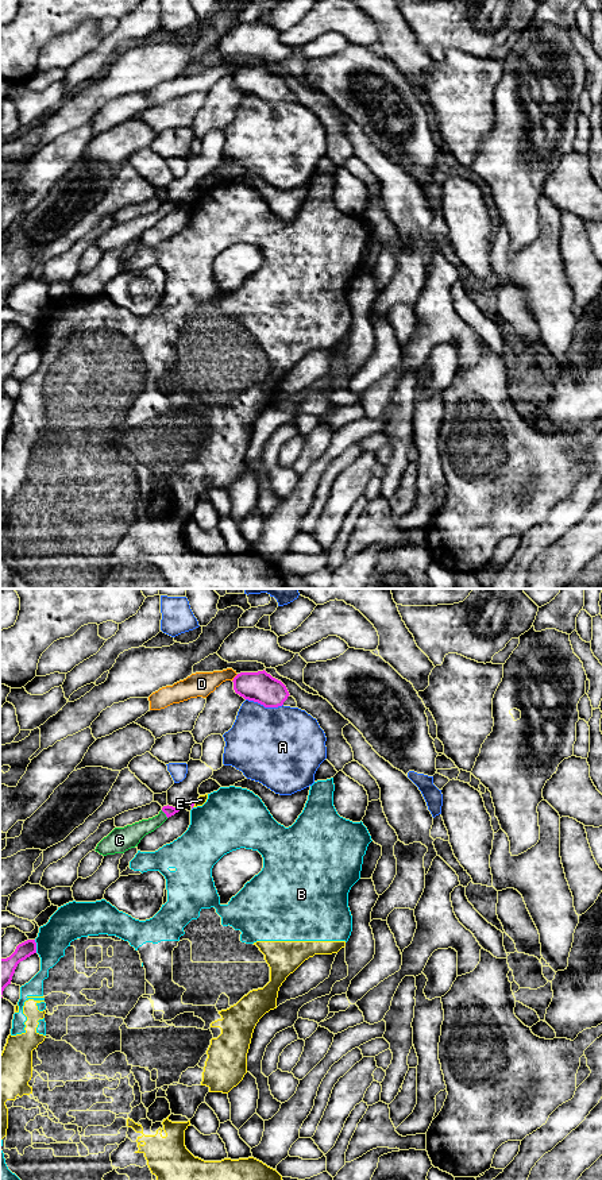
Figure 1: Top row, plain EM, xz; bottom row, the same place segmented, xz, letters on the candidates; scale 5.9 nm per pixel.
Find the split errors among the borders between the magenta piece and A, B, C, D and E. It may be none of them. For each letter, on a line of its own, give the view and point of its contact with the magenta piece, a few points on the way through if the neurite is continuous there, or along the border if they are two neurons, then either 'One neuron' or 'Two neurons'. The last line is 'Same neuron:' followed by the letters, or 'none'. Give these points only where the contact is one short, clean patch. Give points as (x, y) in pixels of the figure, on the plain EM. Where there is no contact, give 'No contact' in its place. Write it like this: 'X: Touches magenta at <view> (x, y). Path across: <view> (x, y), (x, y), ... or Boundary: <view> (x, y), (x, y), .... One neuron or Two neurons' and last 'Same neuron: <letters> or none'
A: Touches magenta at xz (265, 101). Two neurons
B: Touches magenta at xz (35, 342). Two neurons
C: Touches magenta at xz (165, 208). Path across: xz (169, 205), (165, 208), (157, 216), (130, 231). One neuron
D: Touches magenta at xz (234, 73). Two neurons
E: Touches magenta at xz (193, 200). Two neurons
Same neuron: C

